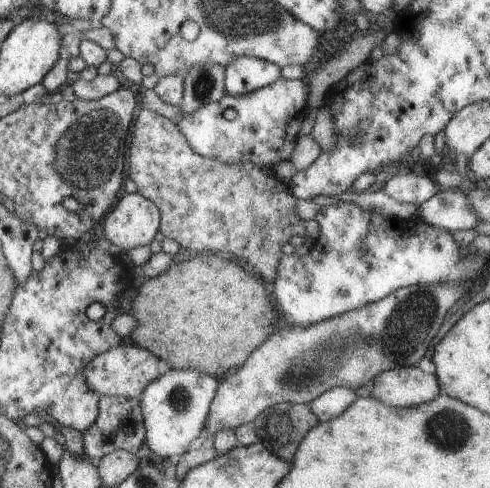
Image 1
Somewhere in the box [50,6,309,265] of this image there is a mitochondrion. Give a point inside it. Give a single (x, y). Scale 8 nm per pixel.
(203, 83)

